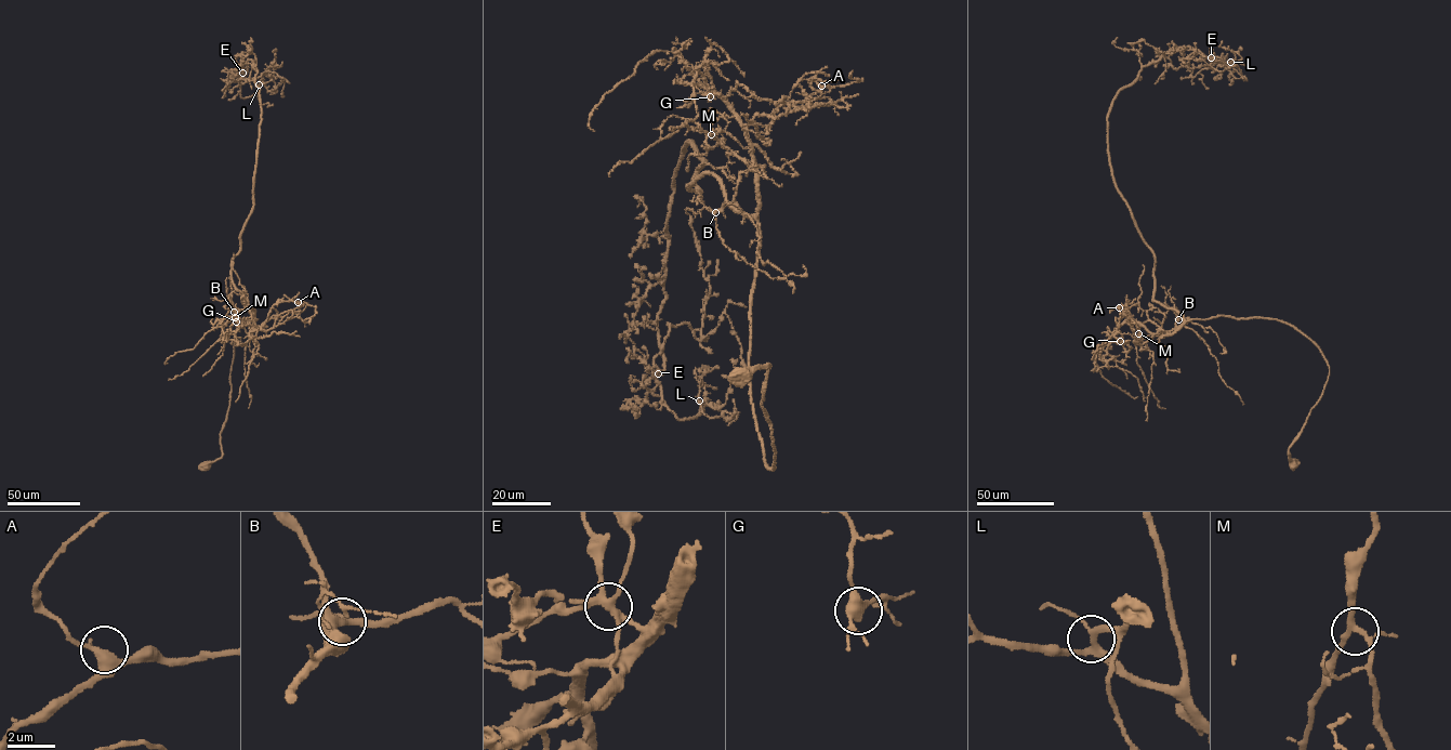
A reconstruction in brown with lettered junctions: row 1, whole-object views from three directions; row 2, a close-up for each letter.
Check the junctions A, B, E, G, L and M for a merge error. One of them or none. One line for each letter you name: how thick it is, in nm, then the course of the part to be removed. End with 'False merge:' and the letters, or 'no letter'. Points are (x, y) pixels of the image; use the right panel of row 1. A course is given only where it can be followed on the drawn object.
E: Thickness 300 nm
False merge: E

